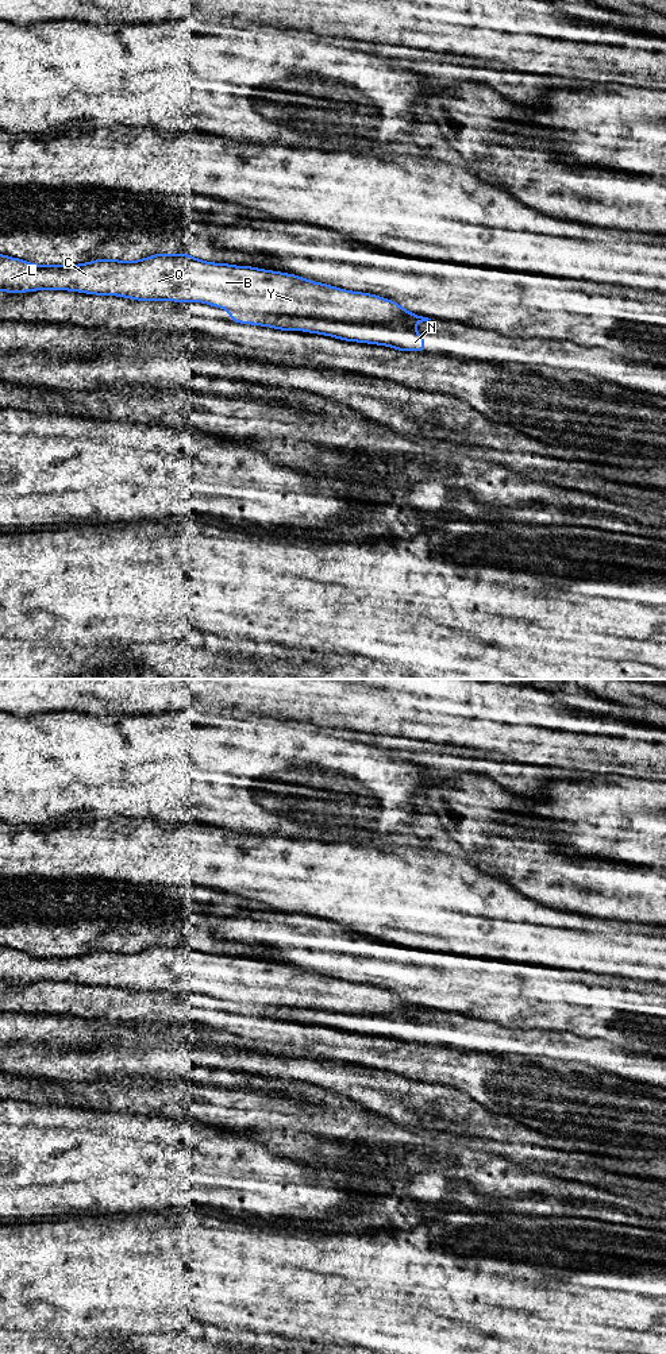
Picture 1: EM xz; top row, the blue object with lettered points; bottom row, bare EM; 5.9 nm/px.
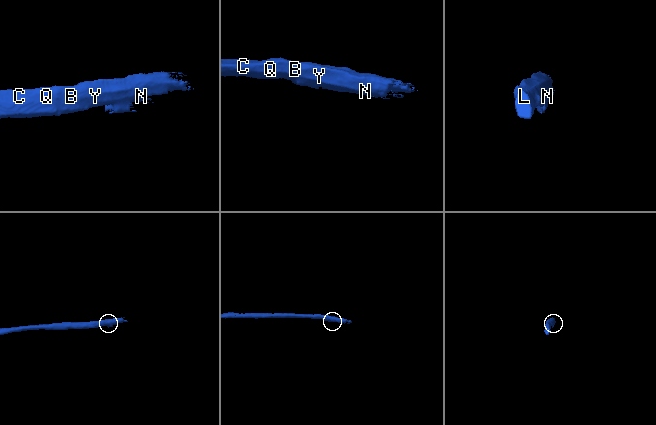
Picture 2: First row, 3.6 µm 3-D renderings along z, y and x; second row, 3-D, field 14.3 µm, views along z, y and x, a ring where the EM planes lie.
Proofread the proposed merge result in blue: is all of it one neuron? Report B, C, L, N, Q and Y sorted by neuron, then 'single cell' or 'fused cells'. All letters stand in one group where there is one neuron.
groups B C L N Q Y; single cell

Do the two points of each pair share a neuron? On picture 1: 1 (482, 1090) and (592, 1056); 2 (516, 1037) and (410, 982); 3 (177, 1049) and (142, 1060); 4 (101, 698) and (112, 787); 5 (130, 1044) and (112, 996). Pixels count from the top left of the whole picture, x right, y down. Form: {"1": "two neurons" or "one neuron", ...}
{"1": "two neurons", "2": "two neurons", "3": "one neuron", "4": "two neurons", "5": "two neurons"}

